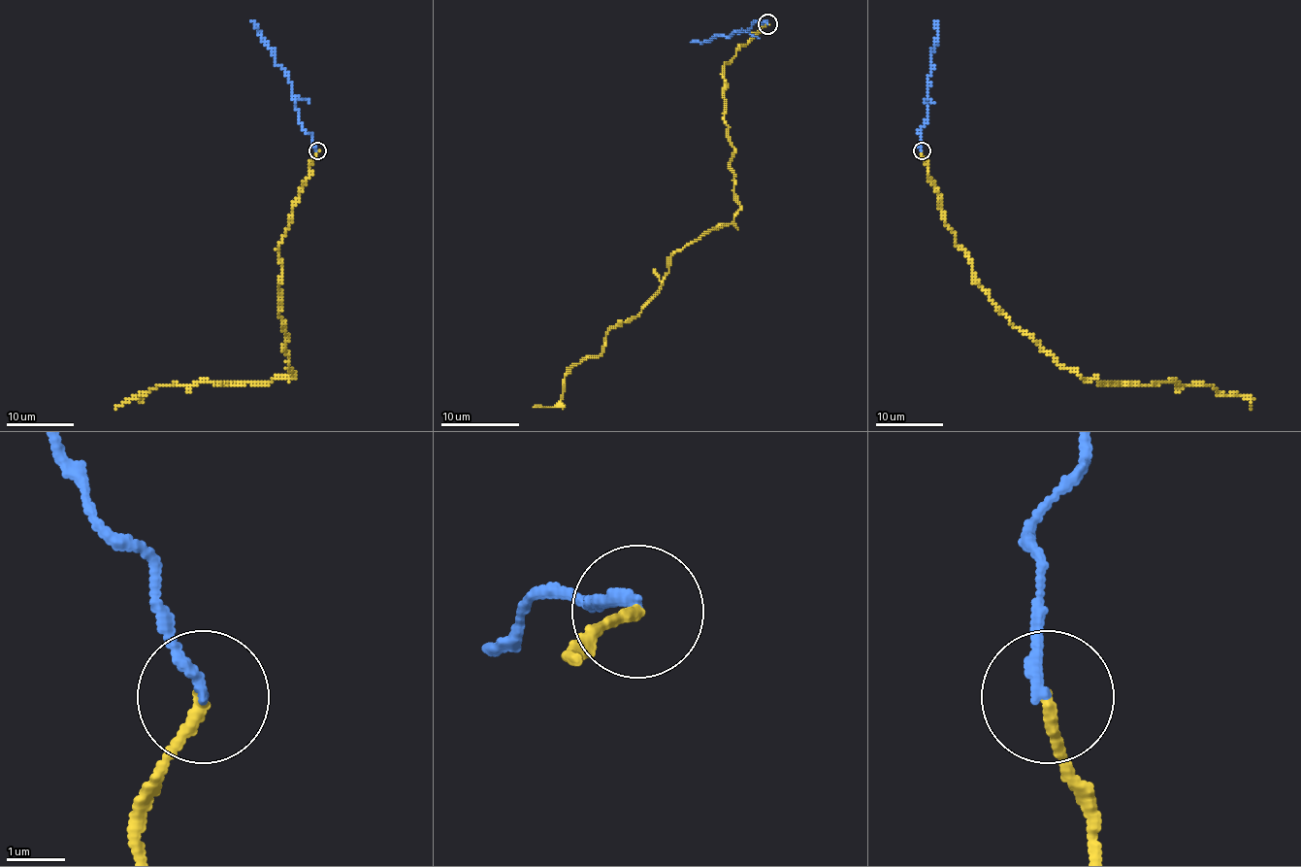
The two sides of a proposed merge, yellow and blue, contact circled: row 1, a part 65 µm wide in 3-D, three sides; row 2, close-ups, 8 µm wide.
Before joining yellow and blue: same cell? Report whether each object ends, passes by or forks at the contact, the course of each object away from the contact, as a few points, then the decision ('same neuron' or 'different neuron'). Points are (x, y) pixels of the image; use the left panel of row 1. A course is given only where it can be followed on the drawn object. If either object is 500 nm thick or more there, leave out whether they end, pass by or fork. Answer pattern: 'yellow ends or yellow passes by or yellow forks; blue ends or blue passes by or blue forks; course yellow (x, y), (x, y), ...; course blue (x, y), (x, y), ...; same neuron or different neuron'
yellow ends; blue ends; course yellow (316, 151), (279, 243), (279, 317), (293, 376), (160, 385), (114, 408); course blue (316, 151), (311, 136), (300, 120), (293, 83), (276, 63), (271, 48), (250, 20); different neuron

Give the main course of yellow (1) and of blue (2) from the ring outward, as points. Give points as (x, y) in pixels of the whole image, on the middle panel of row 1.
1: (767, 24), (724, 64), (739, 208), (670, 257), (659, 292), (570, 369), (552, 407), (533, 407)
2: (767, 24), (762, 22), (739, 32), (714, 36), (706, 42), (691, 42)

